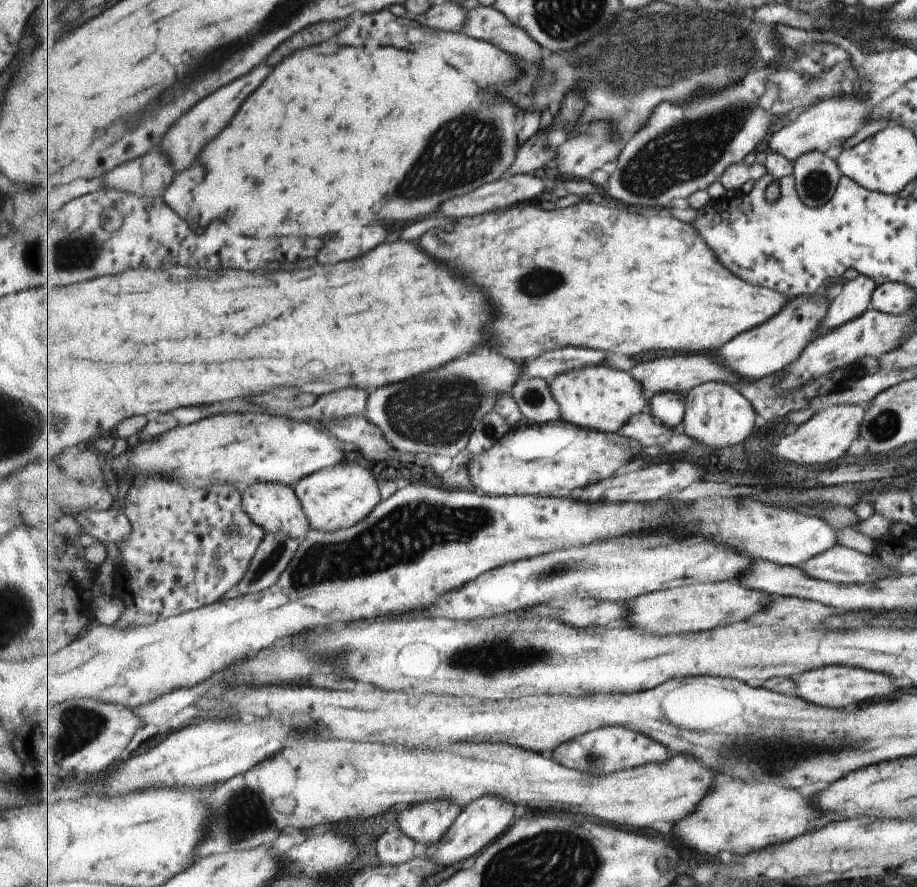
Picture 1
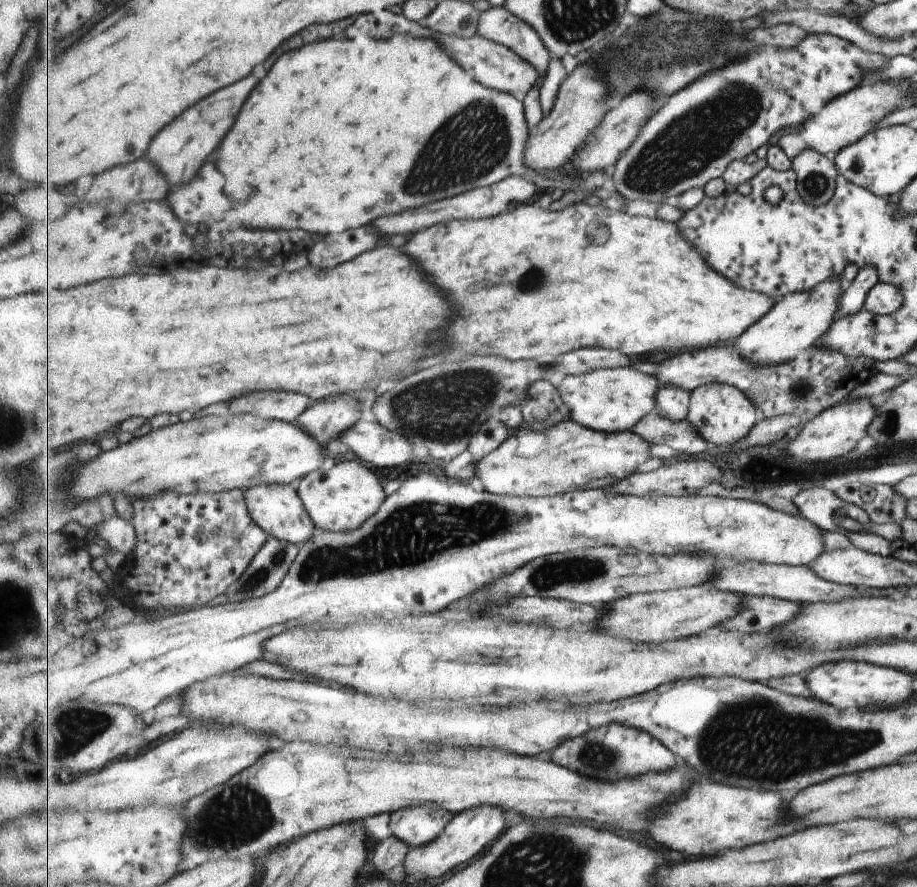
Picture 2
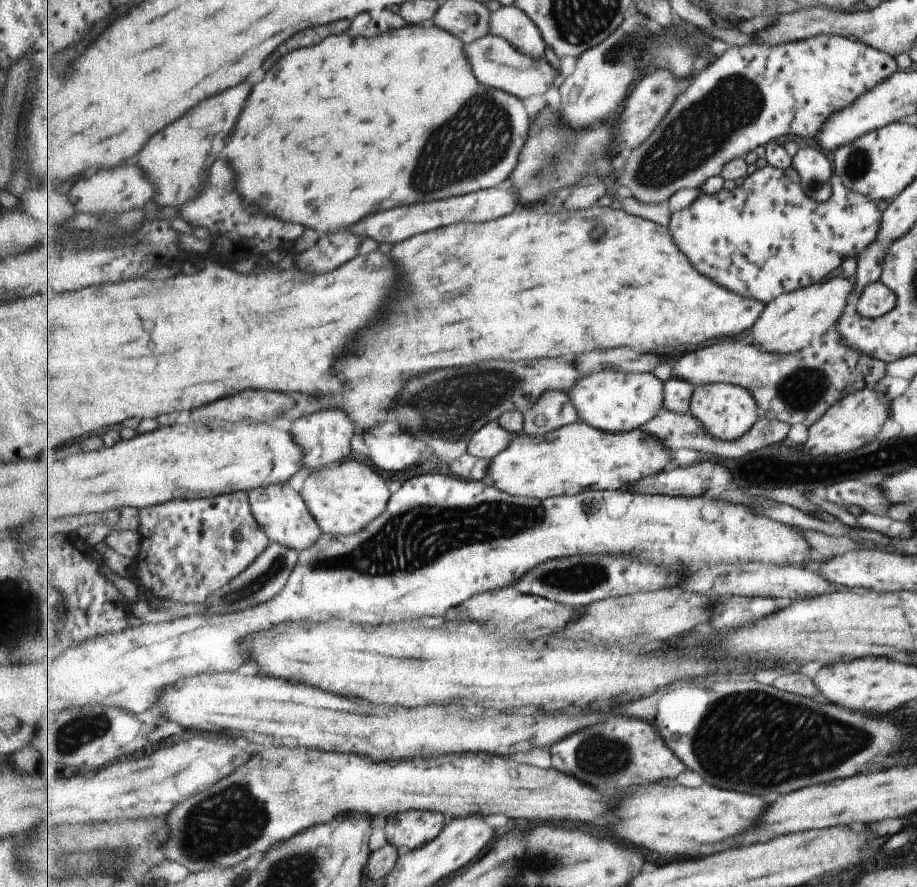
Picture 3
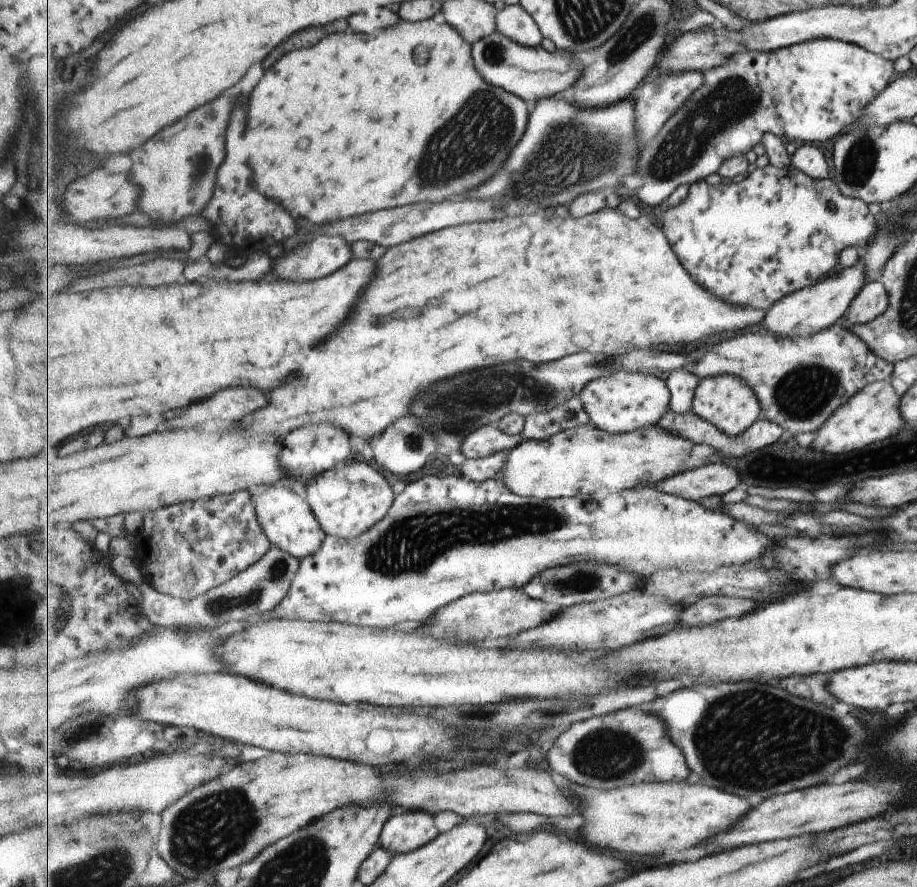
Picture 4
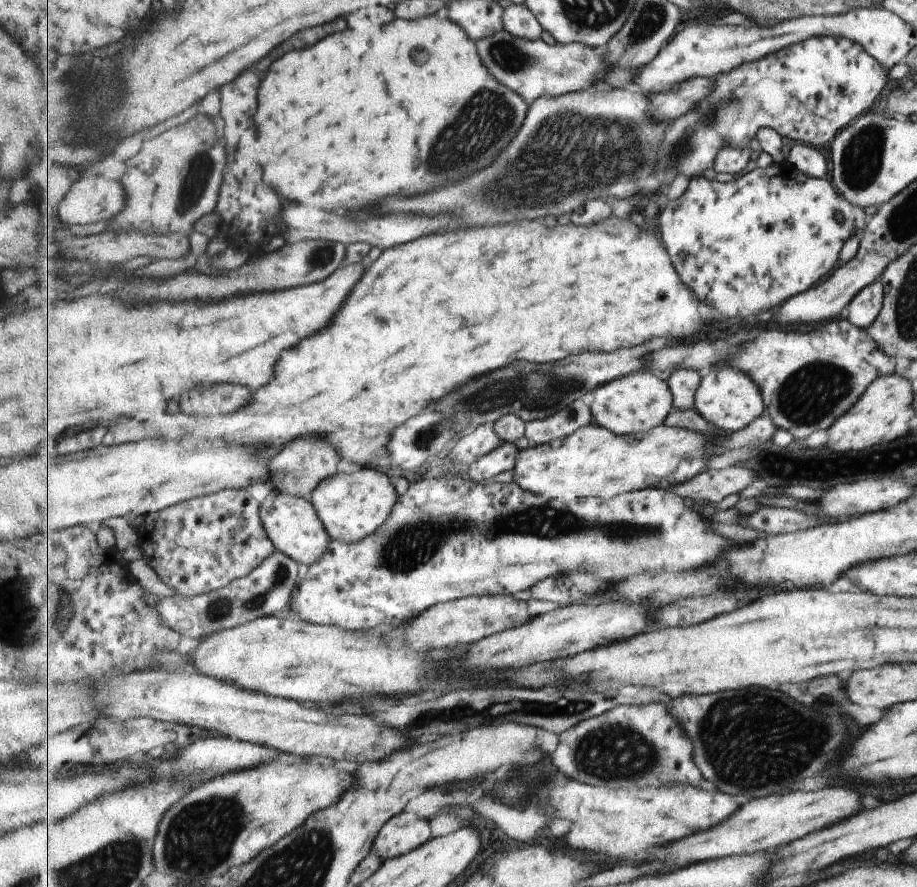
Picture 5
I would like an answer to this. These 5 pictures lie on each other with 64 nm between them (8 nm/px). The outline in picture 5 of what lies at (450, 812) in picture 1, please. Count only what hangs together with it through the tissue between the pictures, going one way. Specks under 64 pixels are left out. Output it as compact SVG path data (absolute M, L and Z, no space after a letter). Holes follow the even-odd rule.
M402 812L381 829L373 852L379 858L395 858L395 854L407 854L431 840L431 828L427 820L417 818L411 812Z

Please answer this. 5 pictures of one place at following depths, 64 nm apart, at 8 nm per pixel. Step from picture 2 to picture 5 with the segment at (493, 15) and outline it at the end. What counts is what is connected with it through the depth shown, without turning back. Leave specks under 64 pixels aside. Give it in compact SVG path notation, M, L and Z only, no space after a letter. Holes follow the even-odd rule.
M512 4L504 12L504 28L526 39L537 40L543 36L544 26L537 15L525 4Z

